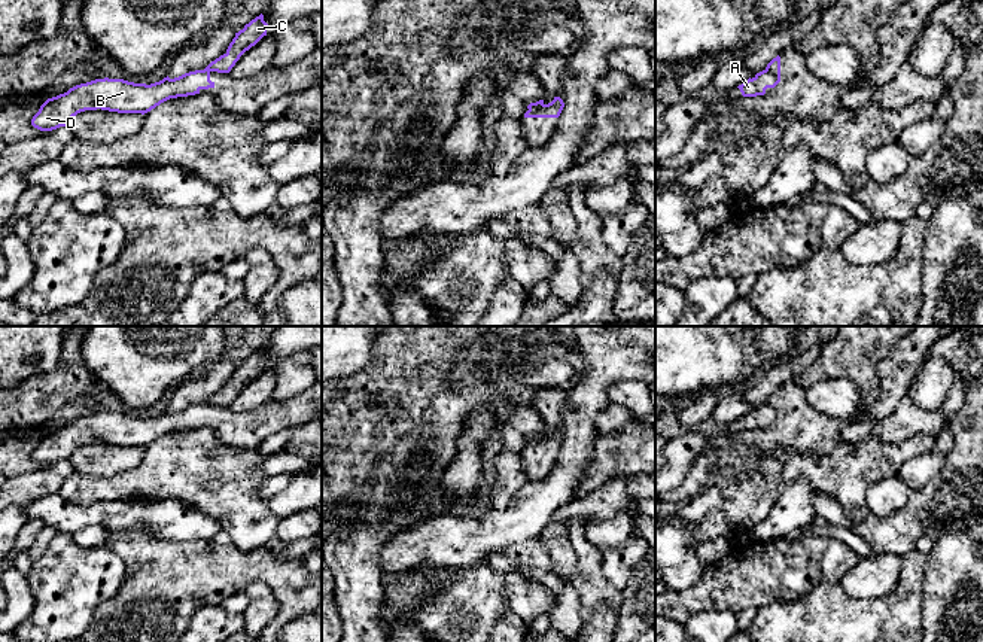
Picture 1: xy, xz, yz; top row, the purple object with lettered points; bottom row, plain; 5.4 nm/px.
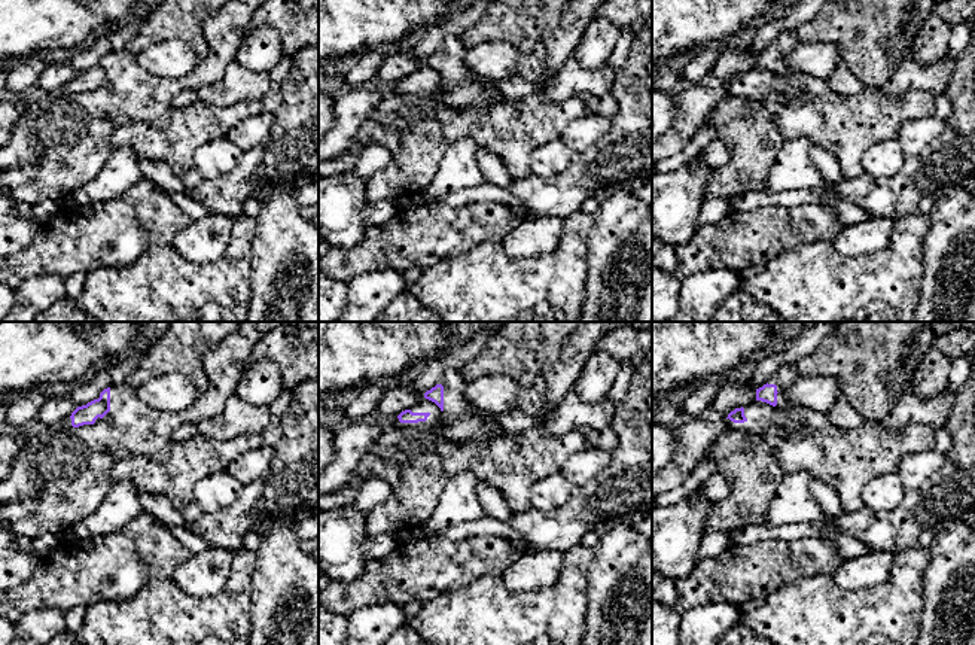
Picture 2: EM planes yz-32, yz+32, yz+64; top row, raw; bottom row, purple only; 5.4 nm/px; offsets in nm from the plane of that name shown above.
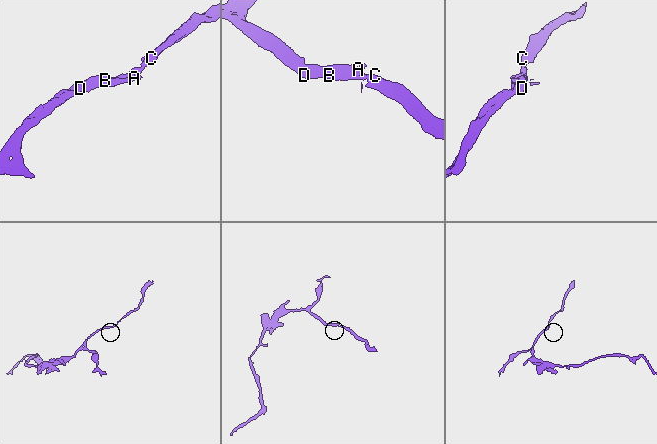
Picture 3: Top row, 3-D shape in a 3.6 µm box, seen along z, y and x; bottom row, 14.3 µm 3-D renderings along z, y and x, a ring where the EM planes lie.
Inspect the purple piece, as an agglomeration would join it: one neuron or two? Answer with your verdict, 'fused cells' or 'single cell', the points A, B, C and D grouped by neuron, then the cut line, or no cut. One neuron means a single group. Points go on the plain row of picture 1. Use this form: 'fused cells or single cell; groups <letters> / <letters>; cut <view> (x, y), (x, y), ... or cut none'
fused cells; groups A B D / C; cut yz (766, 402), (776, 417)

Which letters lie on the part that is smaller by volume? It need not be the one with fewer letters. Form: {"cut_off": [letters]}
{"cut_off": ["C"]}

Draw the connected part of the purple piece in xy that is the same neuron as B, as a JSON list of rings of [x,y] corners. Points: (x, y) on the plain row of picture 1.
[[[206,402],[174,413],[167,410],[150,419],[124,413],[95,413],[48,432],[33,450],[31,459],[40,465],[52,465],[69,460],[80,445],[97,442],[144,448],[170,432],[195,429],[209,422],[214,422],[214,416]]]

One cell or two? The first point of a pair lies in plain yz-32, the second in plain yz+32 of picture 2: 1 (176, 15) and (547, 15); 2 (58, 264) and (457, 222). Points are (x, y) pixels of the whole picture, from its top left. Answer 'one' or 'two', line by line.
1: one
2: one

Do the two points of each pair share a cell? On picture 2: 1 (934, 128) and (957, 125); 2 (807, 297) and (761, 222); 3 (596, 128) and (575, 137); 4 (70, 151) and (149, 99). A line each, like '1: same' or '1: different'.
1: different
2: different
3: same
4: same

